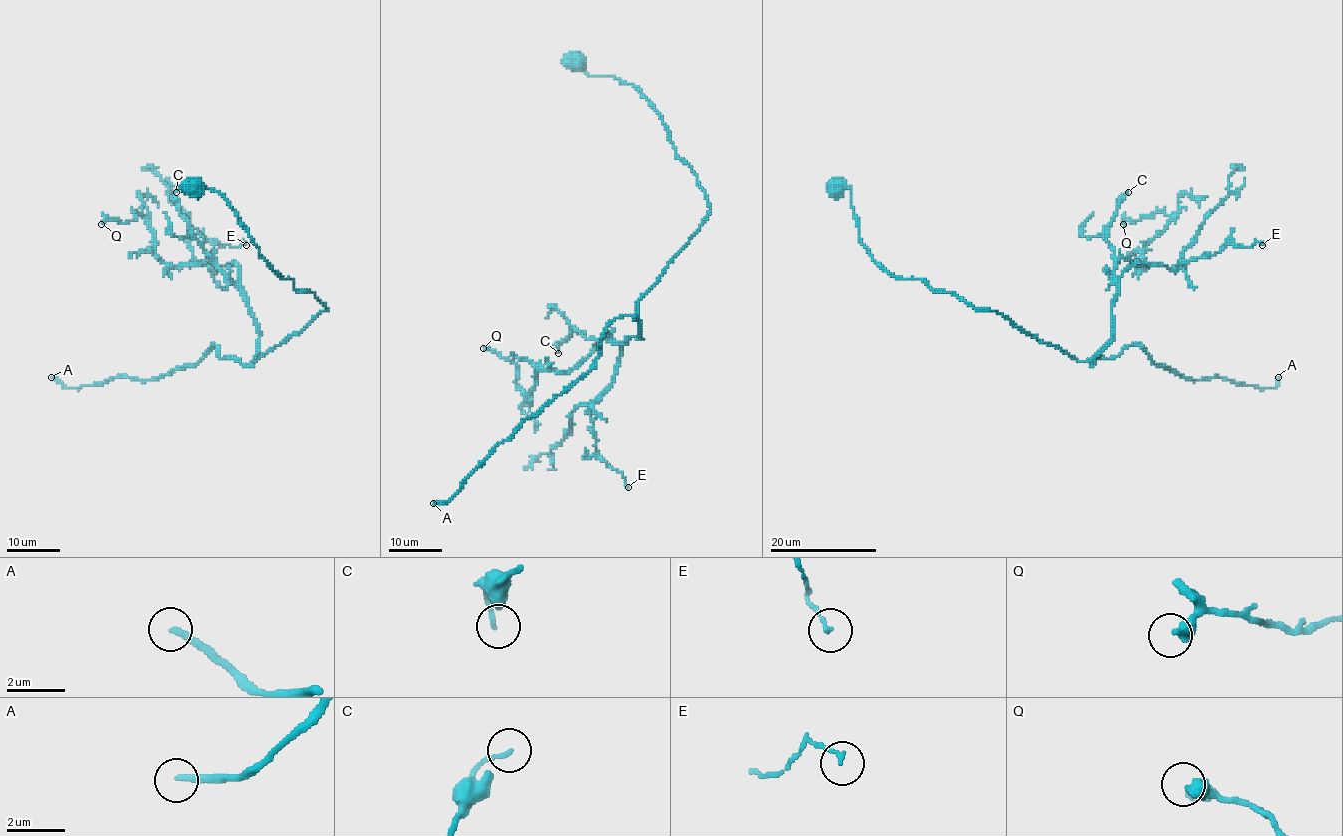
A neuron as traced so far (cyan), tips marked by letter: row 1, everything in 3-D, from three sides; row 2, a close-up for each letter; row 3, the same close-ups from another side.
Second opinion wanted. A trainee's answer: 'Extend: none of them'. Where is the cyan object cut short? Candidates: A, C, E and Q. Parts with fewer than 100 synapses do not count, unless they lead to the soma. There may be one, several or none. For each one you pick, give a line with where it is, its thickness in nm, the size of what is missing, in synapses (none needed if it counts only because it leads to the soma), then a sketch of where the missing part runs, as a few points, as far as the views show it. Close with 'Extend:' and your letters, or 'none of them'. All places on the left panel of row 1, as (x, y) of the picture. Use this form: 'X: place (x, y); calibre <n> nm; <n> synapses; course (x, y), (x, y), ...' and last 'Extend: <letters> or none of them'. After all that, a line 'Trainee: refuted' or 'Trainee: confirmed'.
A: place (51, 377); calibre 240 nm; 250 synapses
Extend: A
Trainee: refuted

